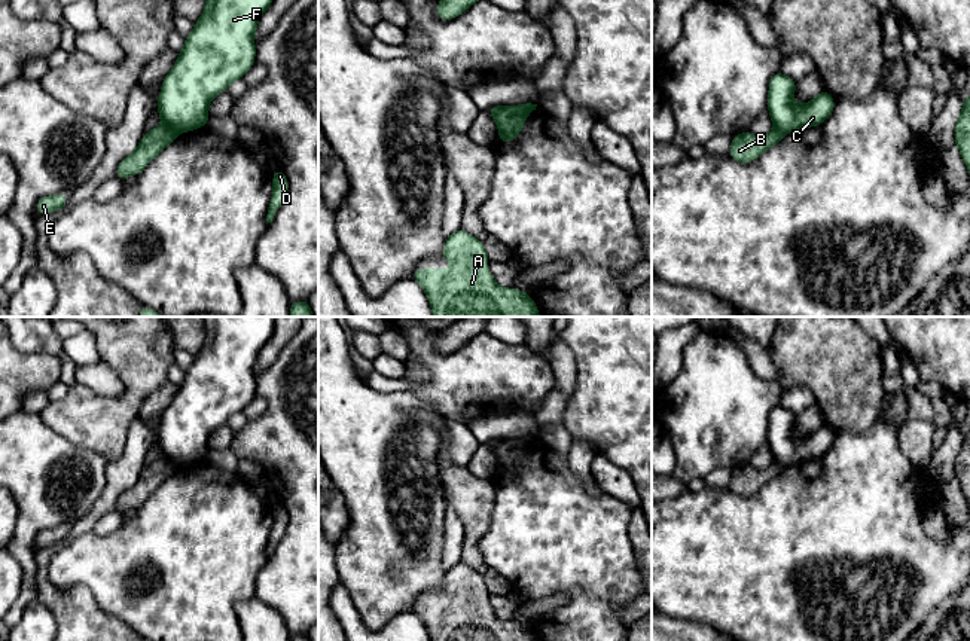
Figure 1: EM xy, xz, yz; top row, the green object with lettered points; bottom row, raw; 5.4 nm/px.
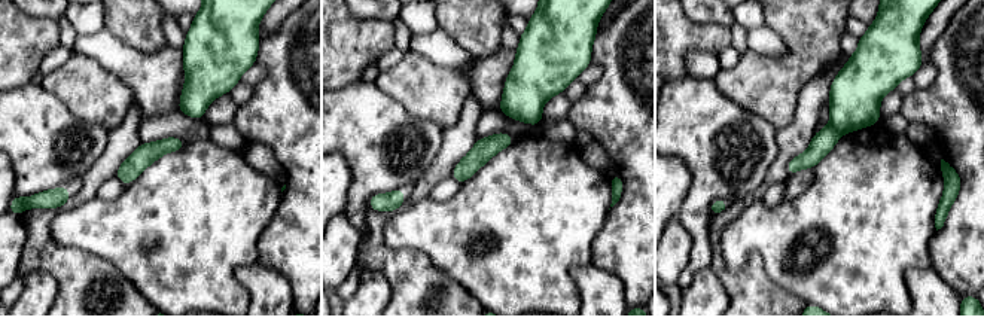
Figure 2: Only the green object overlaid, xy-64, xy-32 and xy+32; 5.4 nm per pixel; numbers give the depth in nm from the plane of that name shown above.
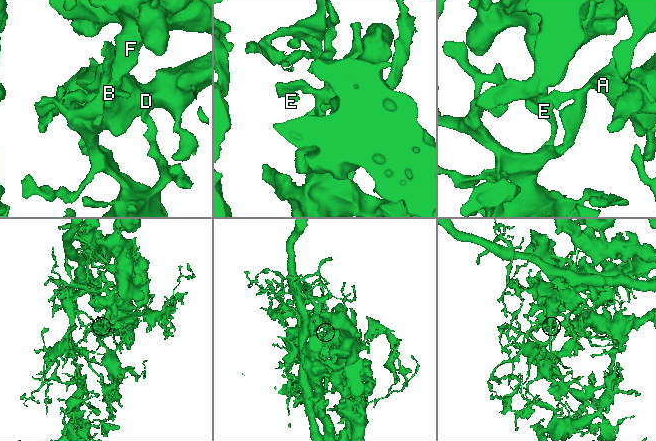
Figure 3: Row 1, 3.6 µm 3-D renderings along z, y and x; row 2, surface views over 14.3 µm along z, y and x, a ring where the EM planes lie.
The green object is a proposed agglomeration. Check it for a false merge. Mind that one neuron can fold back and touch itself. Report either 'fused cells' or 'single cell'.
fused cells

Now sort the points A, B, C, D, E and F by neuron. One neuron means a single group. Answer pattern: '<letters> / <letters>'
A B D E / C F

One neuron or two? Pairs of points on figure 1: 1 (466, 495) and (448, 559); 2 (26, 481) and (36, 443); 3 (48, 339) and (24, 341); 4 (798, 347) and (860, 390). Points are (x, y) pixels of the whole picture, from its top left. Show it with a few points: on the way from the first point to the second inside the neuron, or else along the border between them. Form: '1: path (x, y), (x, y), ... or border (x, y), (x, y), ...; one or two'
1: border (447, 506), (455, 513), (463, 527), (461, 553); two
2: path (31, 472), (31, 452); one
3: path (42, 339), (30, 339); one
4: path (813, 347), (817, 347), (845, 375); one

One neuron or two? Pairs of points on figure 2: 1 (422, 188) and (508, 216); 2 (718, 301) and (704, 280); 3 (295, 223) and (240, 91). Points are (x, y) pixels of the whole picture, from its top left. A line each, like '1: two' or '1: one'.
1: two
2: one
3: two

